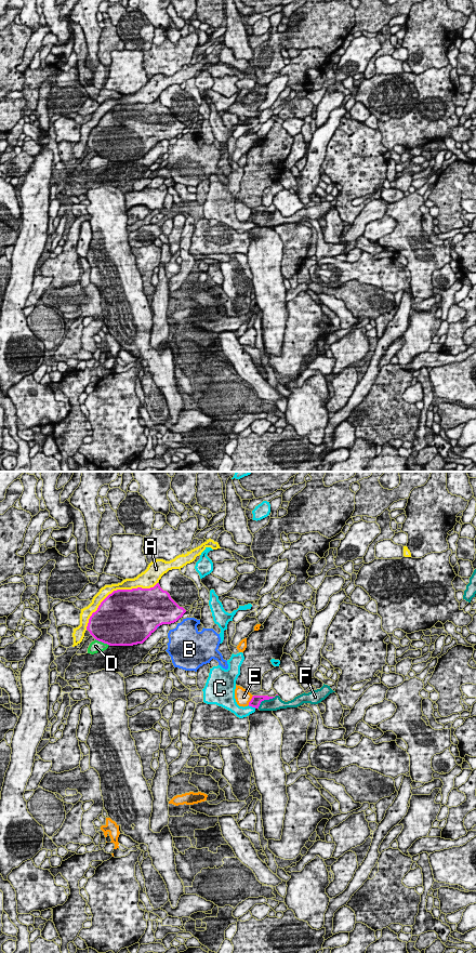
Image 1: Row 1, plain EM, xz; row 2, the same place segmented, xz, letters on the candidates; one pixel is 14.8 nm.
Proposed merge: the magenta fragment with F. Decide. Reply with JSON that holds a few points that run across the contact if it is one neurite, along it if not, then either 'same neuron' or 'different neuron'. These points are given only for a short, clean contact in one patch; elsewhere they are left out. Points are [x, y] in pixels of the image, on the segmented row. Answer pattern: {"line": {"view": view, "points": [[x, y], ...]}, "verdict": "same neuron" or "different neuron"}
{"line": {"view": "xz", "points": [[255, 701], [266, 699], [270, 703], [276, 703]]}, "verdict": "same neuron"}

